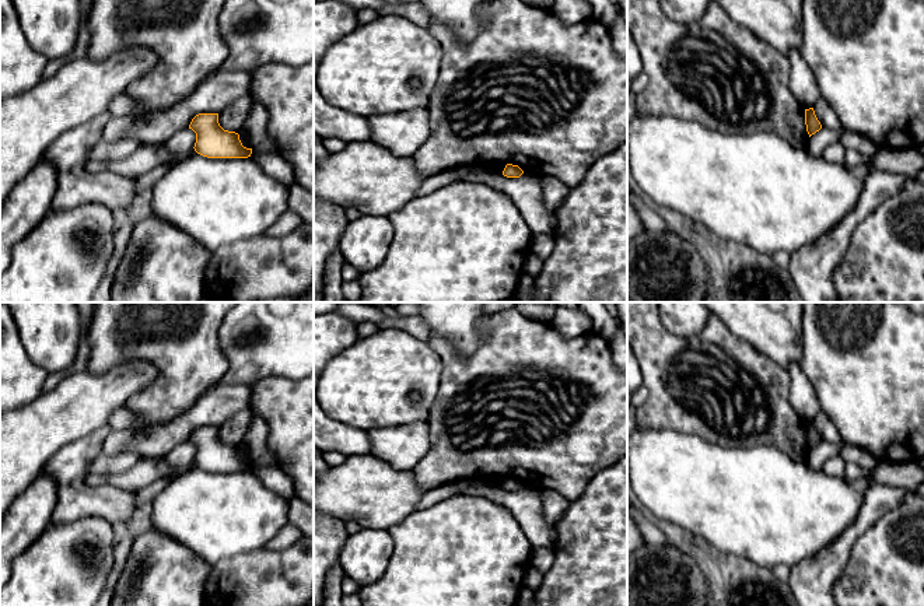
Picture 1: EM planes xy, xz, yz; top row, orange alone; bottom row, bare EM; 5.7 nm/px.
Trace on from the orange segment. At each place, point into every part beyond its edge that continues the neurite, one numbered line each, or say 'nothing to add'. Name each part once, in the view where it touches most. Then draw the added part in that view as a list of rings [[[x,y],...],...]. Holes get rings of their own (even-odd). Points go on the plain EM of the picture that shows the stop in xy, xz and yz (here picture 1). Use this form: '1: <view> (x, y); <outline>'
nothing to add

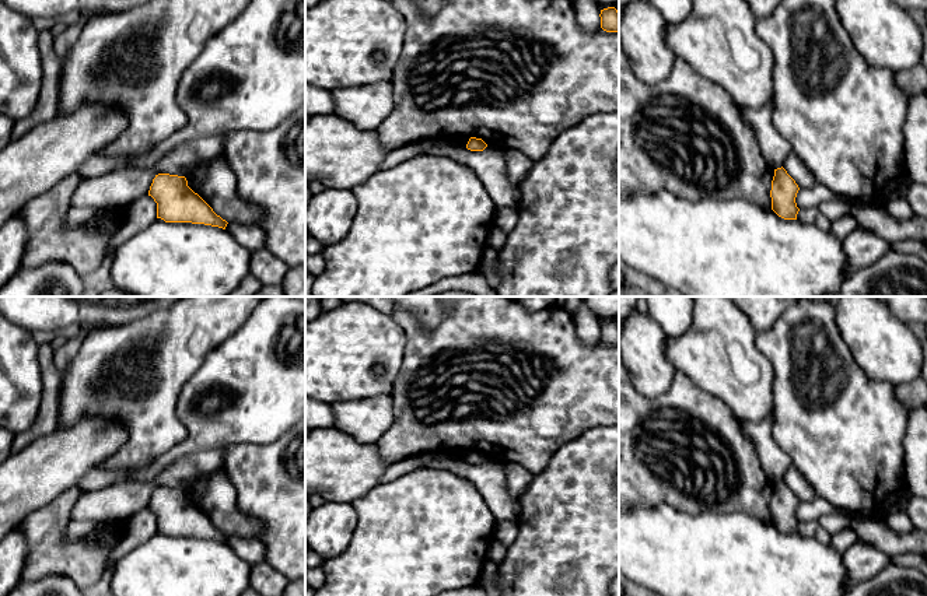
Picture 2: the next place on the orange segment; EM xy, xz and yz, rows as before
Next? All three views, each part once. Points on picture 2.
nothing to add

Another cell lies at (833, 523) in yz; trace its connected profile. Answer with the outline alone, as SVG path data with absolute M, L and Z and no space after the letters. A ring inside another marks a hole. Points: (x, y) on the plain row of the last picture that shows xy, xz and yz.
M828 513L823 515L818 519L819 527L825 529L829 532L832 536L844 530L846 527L850 526L851 518L844 513Z

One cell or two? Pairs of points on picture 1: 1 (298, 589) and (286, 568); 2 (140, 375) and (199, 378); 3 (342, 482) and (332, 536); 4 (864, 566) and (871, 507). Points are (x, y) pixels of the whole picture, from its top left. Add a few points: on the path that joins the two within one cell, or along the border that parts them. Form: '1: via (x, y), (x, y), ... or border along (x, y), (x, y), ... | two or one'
1: via (293, 584), (286, 574) | one
2: border along (151, 364), (157, 374), (130, 396) | two
3: border along (328, 512), (345, 522) | two
4: border along (893, 508), (884, 512), (856, 540), (850, 557) | two

